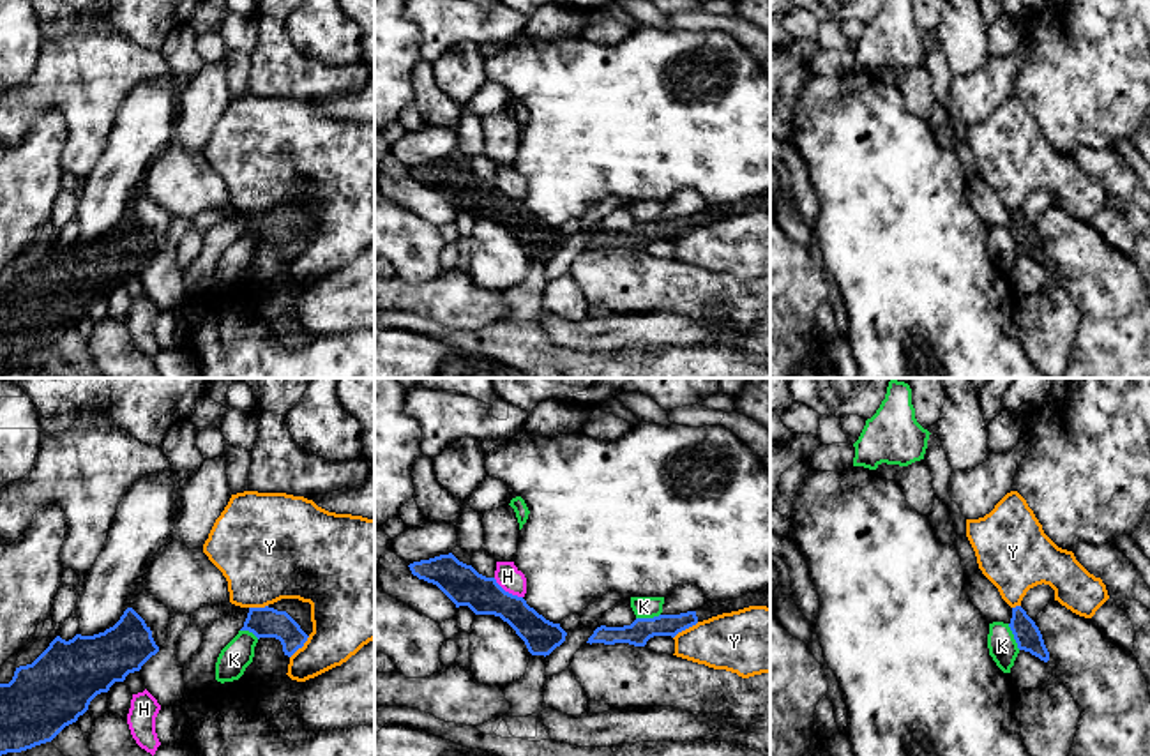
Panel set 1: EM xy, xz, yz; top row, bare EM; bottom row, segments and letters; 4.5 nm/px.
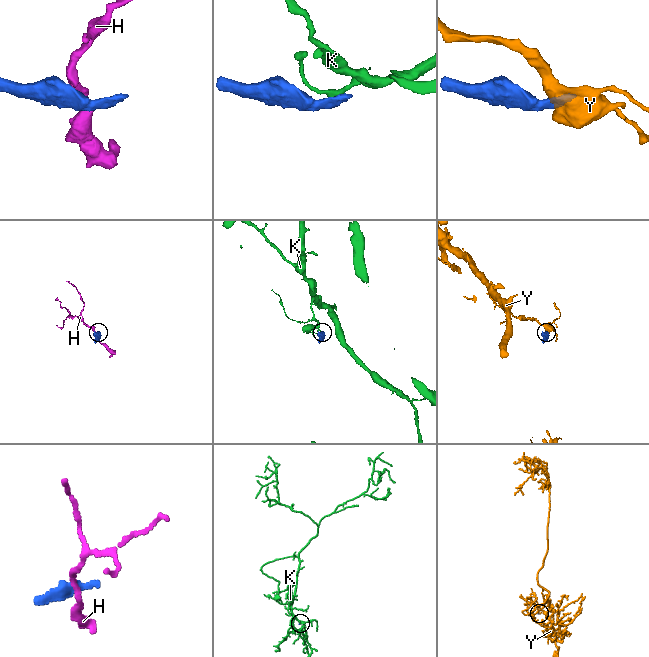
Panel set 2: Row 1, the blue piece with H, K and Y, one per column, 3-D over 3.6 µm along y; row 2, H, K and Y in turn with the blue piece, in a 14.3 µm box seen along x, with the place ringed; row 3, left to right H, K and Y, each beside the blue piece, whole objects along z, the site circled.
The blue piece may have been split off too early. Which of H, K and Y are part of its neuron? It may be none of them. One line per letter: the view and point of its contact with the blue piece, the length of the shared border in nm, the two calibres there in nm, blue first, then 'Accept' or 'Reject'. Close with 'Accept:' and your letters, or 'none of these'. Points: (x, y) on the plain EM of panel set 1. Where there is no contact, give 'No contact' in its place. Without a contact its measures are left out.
H: Touches blue at xz (507, 196). Shared border 160 nm. Thickness 180 nm (blue) against 110 nm. Reject
K: Touches blue at yz (1014, 241). Shared border 130 nm. Thickness 120 nm (blue) against 130 nm. Reject
Y: Touches blue at xz (686, 232). Shared border 140 nm. Thickness 110 nm (blue) against 280 nm. Reject
Accept: none of these

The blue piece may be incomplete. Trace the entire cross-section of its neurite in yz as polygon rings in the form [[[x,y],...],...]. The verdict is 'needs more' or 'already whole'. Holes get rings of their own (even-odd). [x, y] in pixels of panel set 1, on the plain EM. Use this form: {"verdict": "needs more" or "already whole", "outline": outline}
{"verdict": "already whole", "outline": [[[1021,210],[1012,212],[1012,223],[1009,231],[1019,254],[1030,256],[1044,267],[1049,265],[1049,256],[1044,249],[1039,231]]]}

